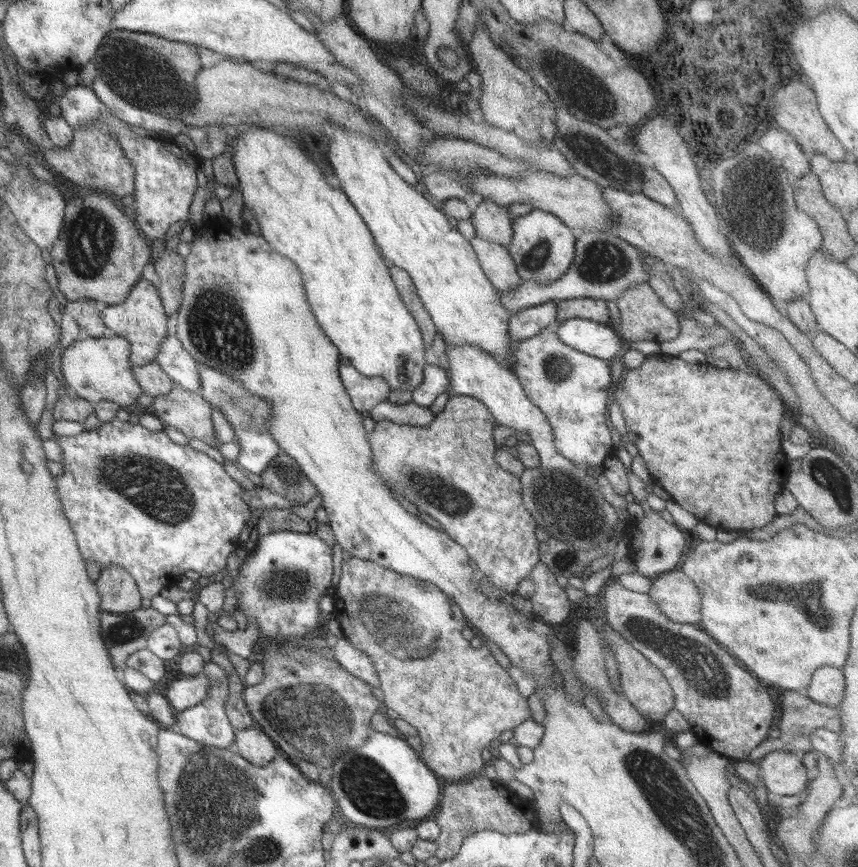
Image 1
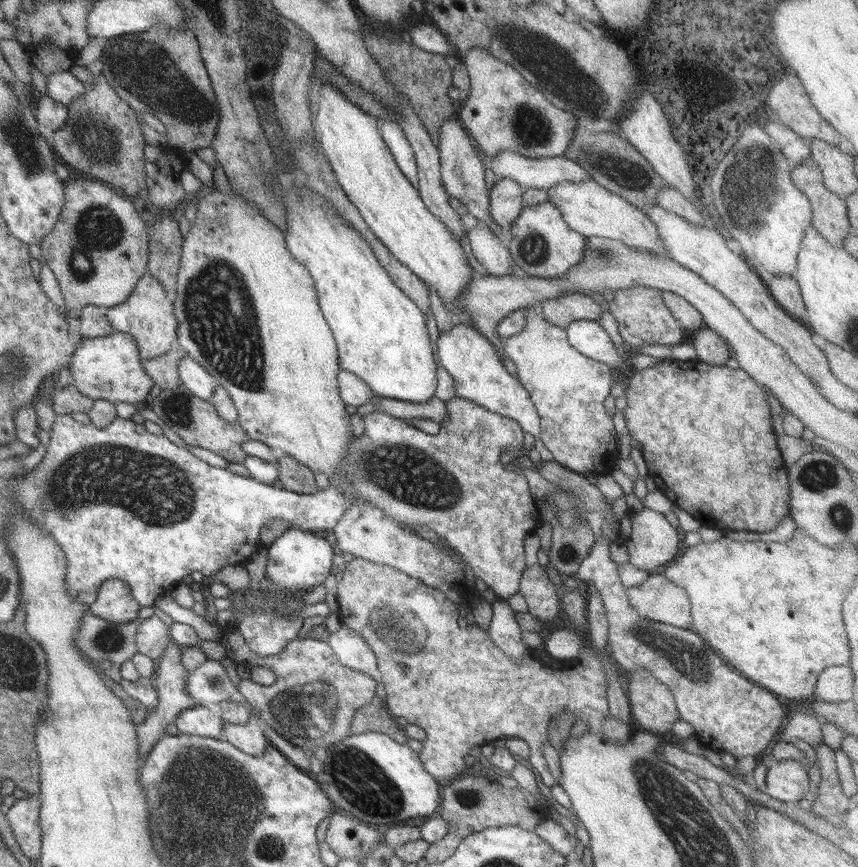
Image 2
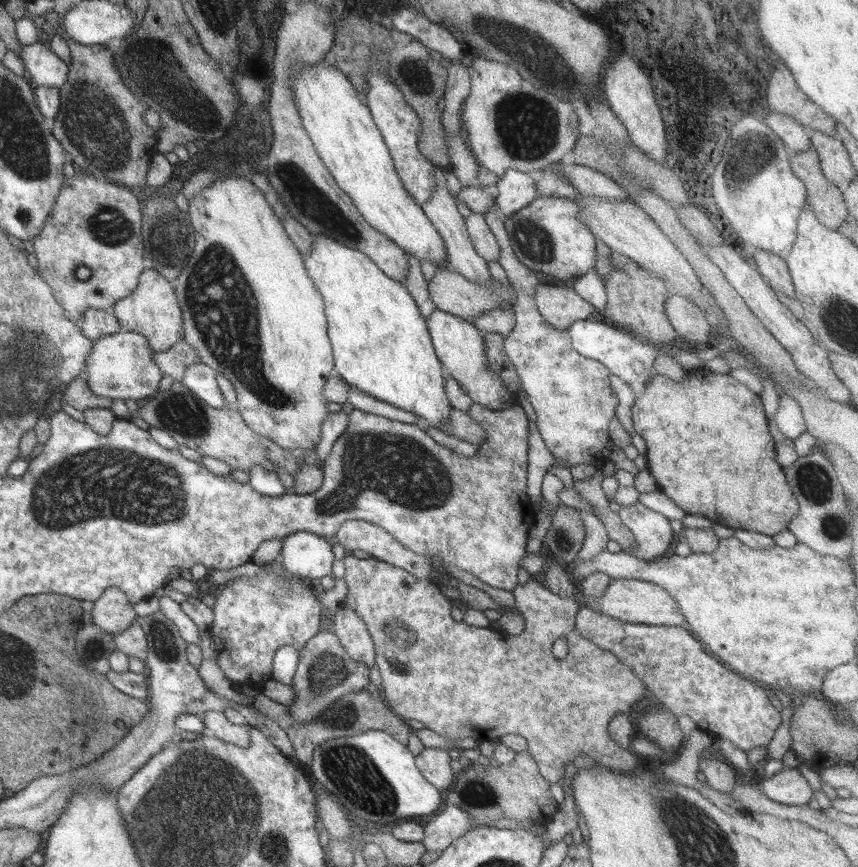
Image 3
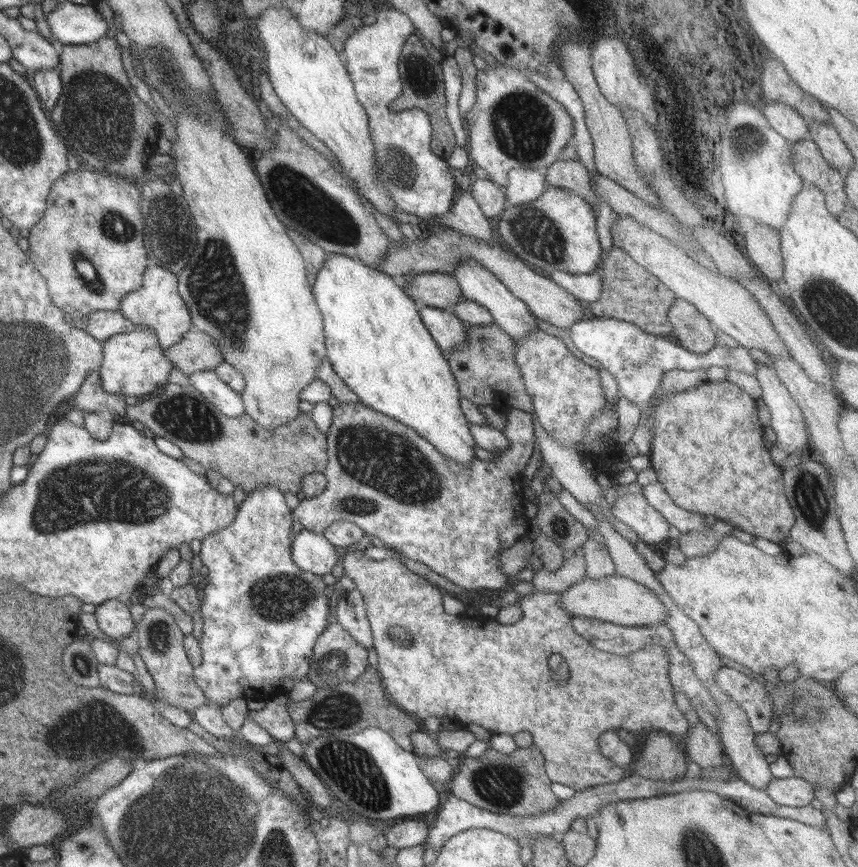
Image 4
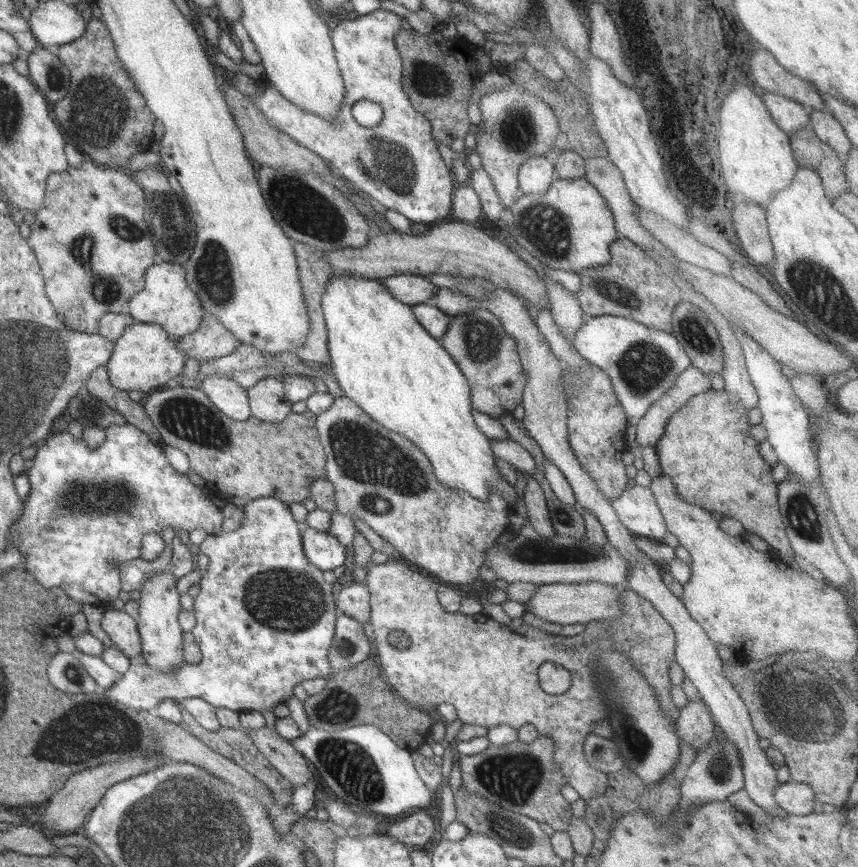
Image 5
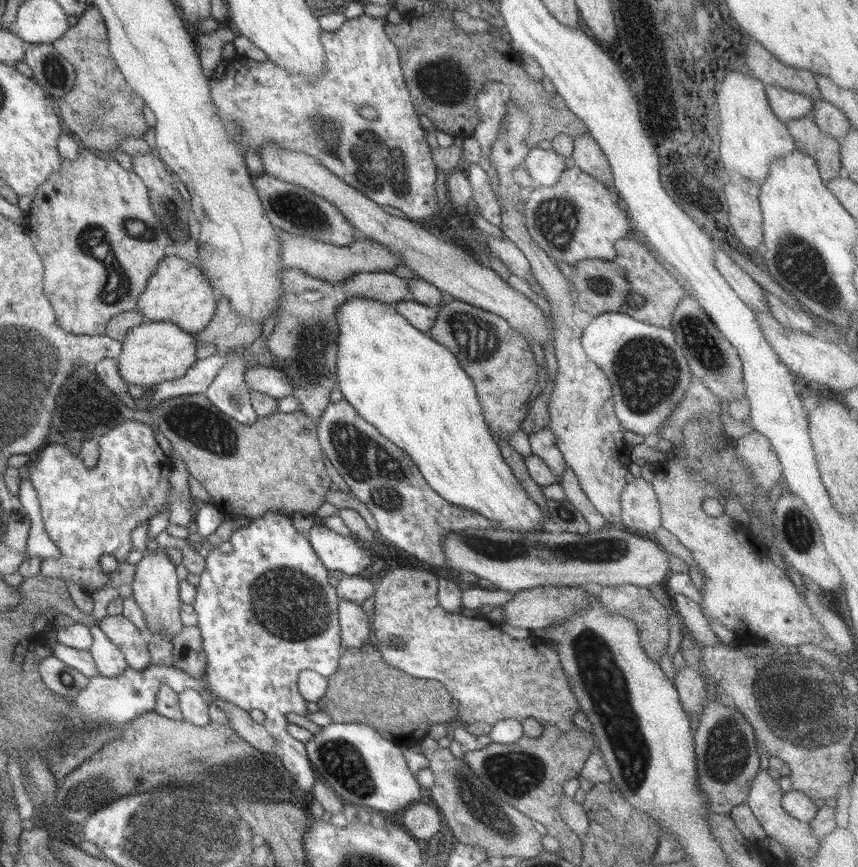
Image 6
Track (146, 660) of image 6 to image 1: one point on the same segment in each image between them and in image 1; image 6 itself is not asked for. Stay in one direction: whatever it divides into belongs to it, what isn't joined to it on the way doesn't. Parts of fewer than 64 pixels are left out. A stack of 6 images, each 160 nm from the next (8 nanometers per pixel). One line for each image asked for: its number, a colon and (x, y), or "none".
1: (119, 594)
2: (115, 604)
3: (114, 613)
4: (114, 618)
5: (120, 627)

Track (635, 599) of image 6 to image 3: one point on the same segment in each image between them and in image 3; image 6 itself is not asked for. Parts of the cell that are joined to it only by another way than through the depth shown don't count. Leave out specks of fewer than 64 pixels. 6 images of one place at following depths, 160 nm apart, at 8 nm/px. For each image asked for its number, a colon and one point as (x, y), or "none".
3: (483, 683)
4: (475, 670)
5: (484, 669)

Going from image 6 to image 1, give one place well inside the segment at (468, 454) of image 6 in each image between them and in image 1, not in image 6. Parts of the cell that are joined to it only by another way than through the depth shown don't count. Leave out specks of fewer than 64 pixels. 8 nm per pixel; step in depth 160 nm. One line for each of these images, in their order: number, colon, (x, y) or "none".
1: (348, 286)
2: (382, 337)
3: (381, 344)
4: (376, 341)
5: (383, 359)

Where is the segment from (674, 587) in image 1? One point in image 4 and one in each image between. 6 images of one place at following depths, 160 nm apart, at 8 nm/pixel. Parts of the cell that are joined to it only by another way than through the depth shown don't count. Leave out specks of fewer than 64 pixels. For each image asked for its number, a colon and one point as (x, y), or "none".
2: (657, 599)
3: (637, 602)
4: (615, 599)

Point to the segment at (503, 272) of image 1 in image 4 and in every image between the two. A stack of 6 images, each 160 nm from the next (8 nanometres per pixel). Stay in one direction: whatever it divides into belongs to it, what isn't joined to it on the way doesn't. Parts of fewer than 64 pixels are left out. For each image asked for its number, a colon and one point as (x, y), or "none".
2: (488, 250)
3: (486, 244)
4: (465, 216)

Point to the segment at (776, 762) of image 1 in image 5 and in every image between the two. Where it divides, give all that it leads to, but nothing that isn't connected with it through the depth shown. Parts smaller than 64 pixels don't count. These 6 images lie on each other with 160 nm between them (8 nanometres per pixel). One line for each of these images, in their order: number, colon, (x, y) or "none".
2: (788, 781)
3: (788, 786)
4: (793, 791)
5: (796, 798)

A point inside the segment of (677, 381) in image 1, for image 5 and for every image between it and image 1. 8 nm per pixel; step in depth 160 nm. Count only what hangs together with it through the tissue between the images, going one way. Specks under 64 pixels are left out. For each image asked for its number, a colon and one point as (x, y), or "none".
2: (700, 425)
3: (708, 426)
4: (708, 451)
5: (707, 450)

